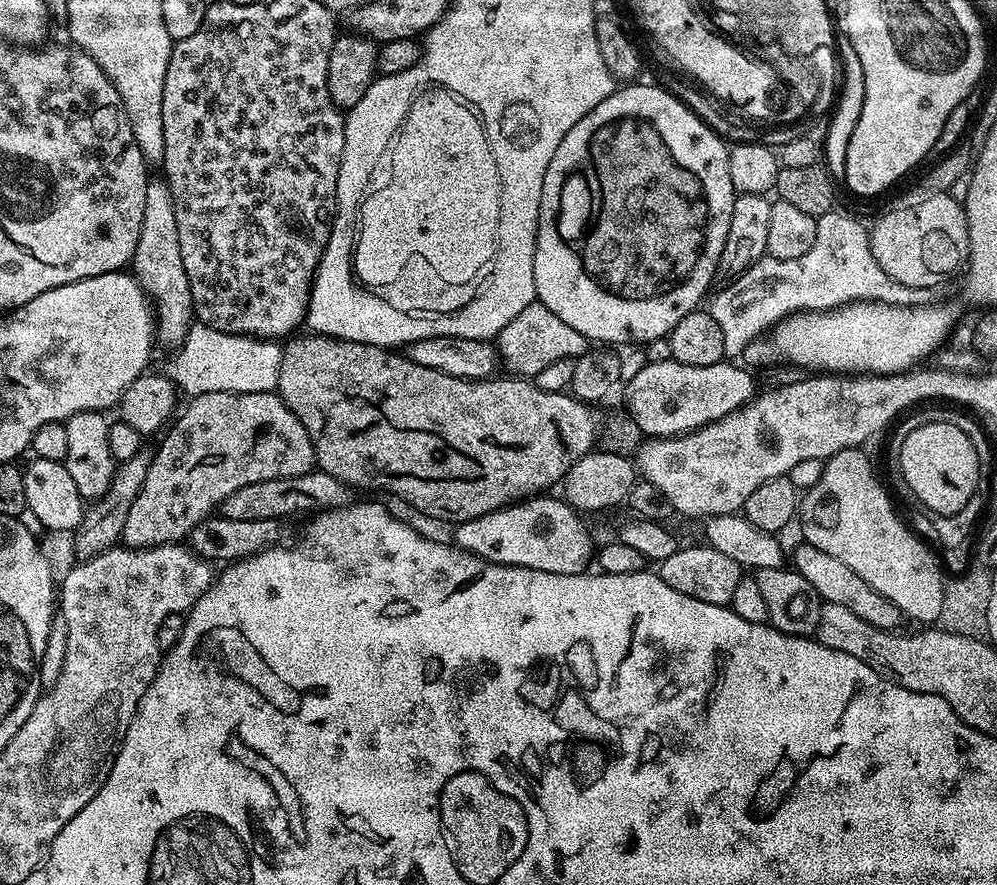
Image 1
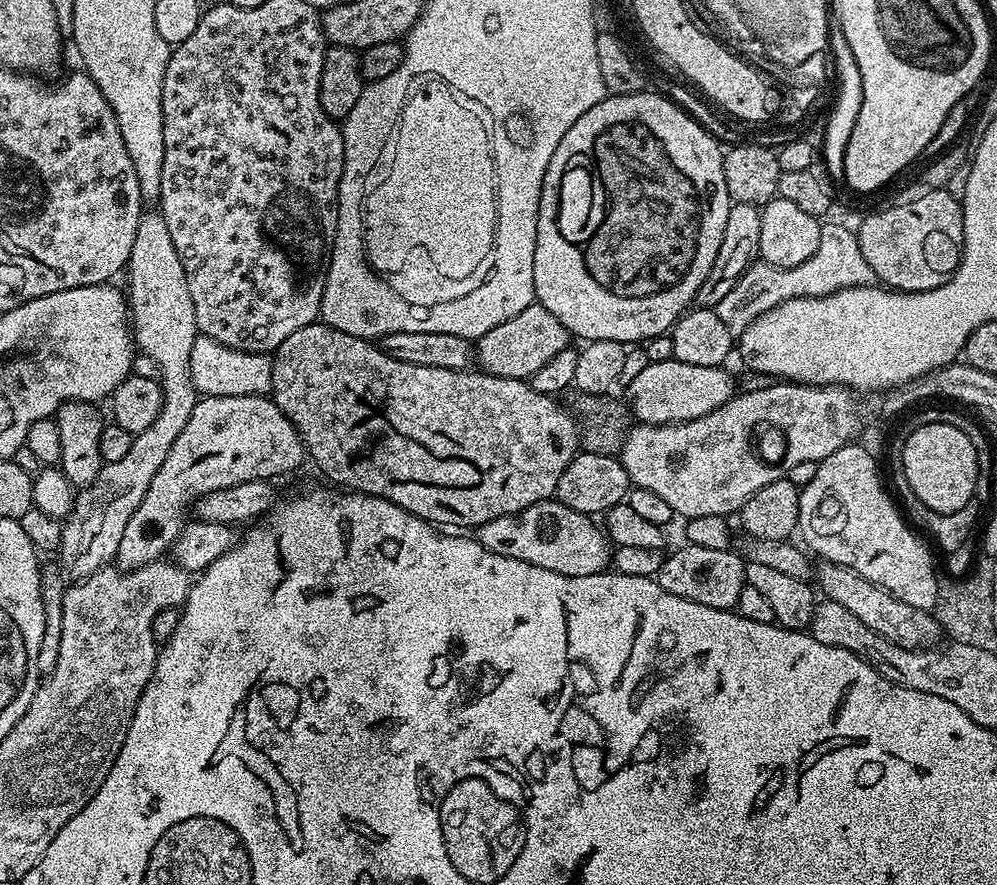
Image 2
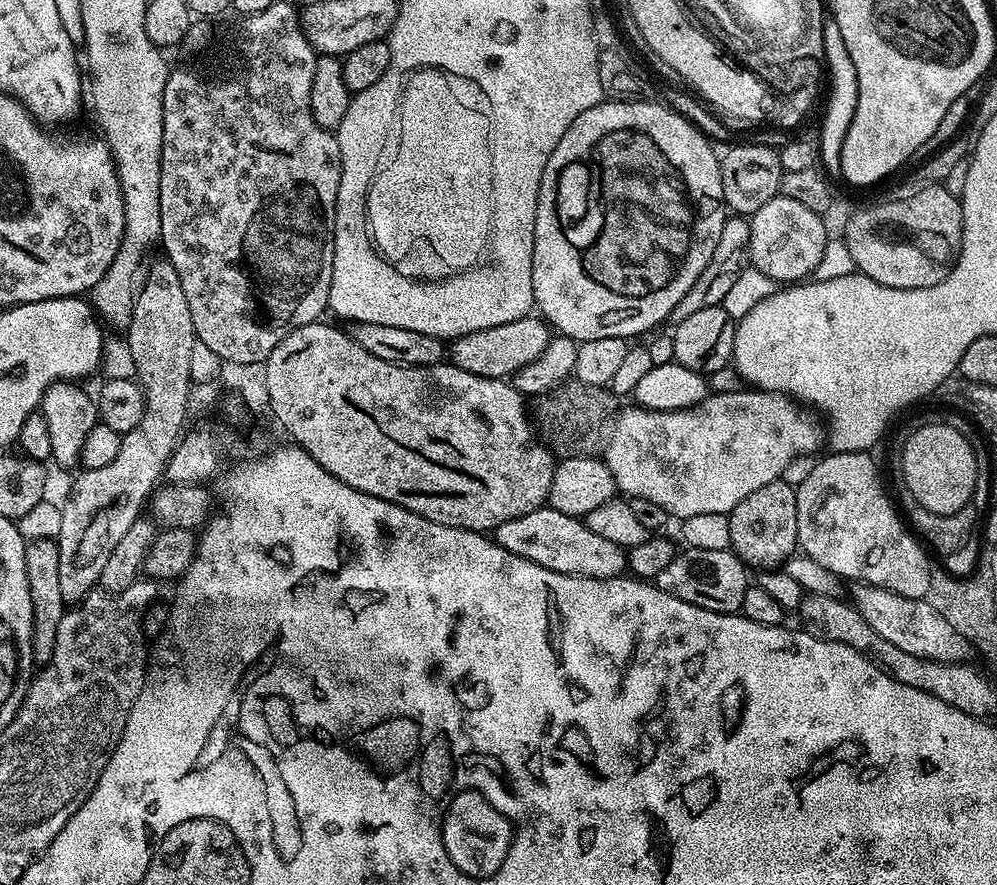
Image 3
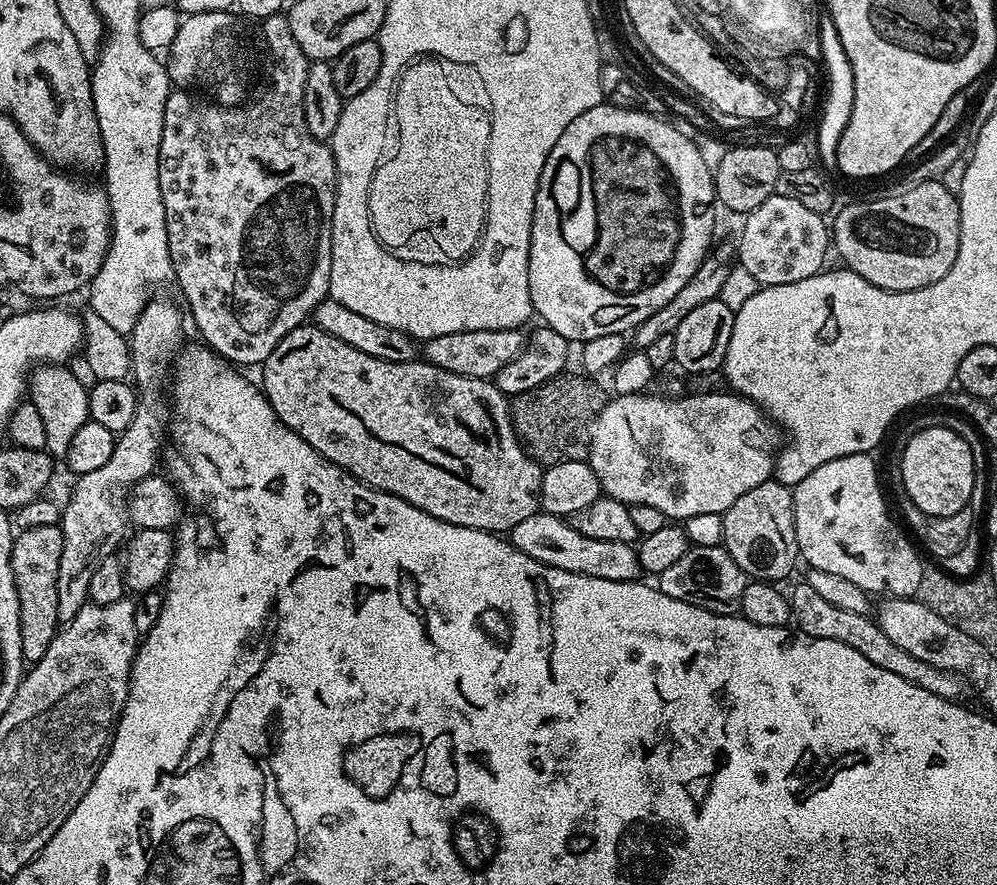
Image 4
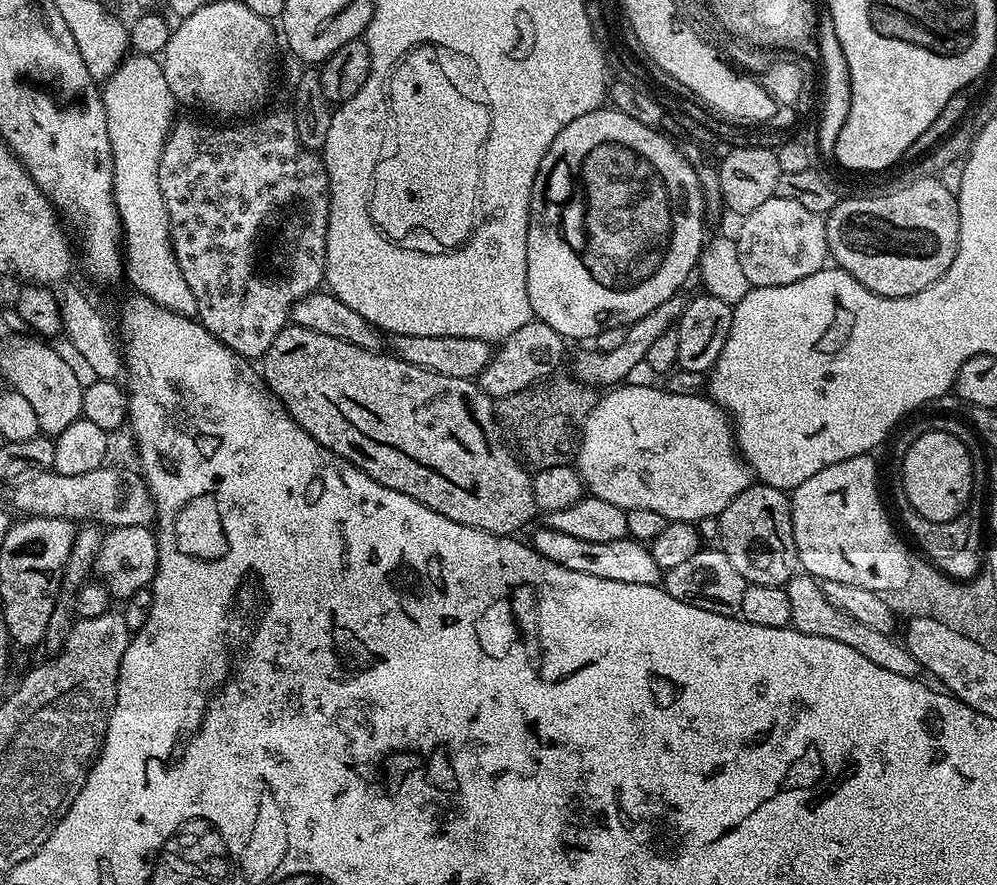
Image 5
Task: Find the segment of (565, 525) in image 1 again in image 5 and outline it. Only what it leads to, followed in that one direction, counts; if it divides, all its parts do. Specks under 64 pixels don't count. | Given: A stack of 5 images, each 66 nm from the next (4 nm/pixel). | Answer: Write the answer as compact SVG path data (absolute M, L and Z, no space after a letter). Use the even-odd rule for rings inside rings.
M541 526L530 537L530 543L534 551L542 554L542 558L550 558L550 562L558 562L558 566L566 566L566 570L594 574L594 578L610 578L610 582L638 582L638 586L660 584L662 580L662 569L658 562L654 562L651 547L631 538L618 542L582 542L582 538L573 538L570 534Z

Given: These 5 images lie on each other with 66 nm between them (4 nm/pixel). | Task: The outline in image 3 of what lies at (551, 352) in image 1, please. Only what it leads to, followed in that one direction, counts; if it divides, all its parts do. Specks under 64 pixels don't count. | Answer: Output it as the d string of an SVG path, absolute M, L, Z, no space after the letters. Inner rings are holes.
M529 314L514 322L506 322L503 326L490 326L486 330L474 330L470 334L455 337L446 356L453 366L470 374L502 380L515 376L522 366L530 366L530 362L534 362L534 358L546 350L549 339L549 325L539 315Z

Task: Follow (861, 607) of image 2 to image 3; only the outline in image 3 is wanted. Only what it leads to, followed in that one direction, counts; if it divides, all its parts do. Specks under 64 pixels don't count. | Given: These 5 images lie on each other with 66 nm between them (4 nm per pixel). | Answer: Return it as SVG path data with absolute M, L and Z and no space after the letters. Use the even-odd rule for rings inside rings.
M856 582L851 585L852 597L850 603L870 622L870 630L874 634L882 634L886 642L898 646L898 650L906 650L906 654L914 654L914 658L937 660L943 664L963 664L973 655L972 644L938 610L934 610L932 601L925 598L906 598L902 594L894 594L885 588L873 584Z

